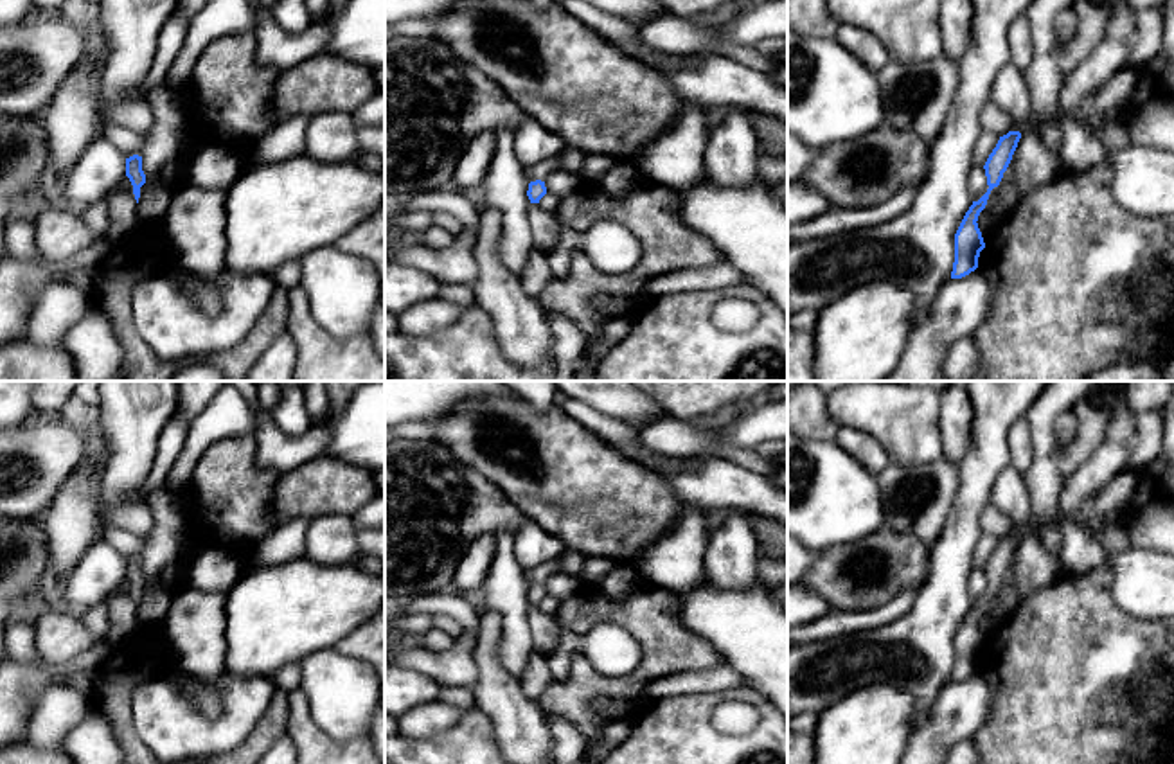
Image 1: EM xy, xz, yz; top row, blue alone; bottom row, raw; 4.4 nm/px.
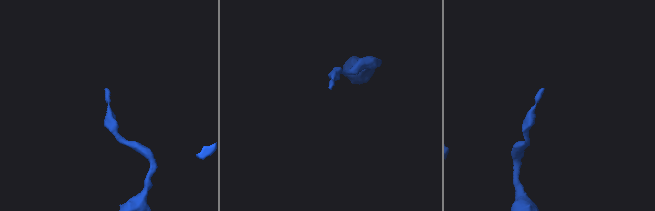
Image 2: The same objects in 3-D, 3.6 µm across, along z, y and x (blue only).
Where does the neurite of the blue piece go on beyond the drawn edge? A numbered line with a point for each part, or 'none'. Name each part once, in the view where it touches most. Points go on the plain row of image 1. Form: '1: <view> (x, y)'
none

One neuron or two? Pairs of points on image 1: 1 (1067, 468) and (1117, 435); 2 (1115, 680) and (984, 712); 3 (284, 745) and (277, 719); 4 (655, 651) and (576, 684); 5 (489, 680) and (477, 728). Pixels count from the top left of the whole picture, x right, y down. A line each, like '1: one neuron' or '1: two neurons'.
1: two neurons
2: two neurons
3: two neurons
4: one neuron
5: two neurons

